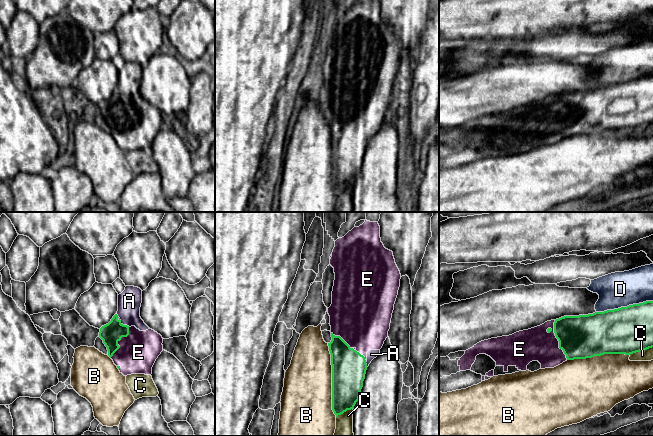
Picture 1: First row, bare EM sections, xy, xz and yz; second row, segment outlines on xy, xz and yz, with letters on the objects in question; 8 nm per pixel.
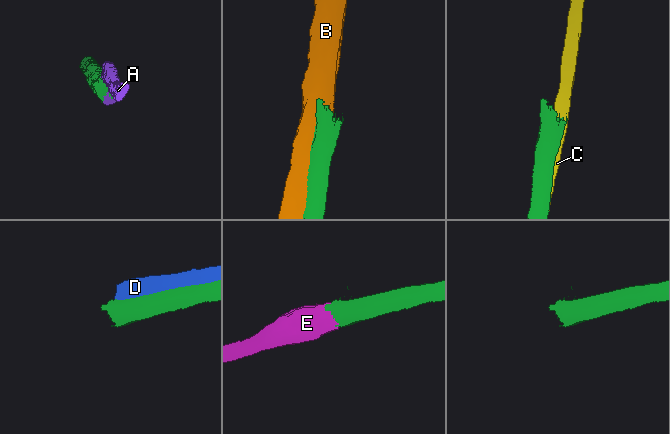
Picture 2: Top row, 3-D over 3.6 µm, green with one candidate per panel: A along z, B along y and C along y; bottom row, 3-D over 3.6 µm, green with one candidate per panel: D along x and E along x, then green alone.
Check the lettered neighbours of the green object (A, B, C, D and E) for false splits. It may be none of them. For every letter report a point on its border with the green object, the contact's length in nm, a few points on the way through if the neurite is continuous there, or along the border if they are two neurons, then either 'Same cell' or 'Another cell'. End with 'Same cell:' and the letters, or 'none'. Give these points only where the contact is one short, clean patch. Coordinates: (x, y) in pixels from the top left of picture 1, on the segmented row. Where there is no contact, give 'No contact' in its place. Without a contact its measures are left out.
A: Touches green at xy (120, 322). Shared border 150 nm. Another cell
B: Touches green at xz (332, 380). Shared border 600 nm. Another cell
C: Touches green at yz (640, 350). Shared border 200 nm. Another cell
D: Touches green at yz (624, 307). Shared border 460 nm. Another cell
E: Touches green at yz (558, 340). Shared border 340 nm. Same cell
Same cell: E

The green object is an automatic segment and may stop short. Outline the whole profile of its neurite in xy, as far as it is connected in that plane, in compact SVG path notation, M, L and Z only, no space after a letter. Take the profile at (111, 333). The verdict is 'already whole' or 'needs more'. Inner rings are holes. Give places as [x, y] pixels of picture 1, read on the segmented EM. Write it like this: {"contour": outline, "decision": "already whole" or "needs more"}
{"contour": "M117 314L100 328L99 337L107 347L108 356L124 376L152 374L152 367L163 351L163 338L152 329L140 331L121 323Z", "decision": "needs more"}

